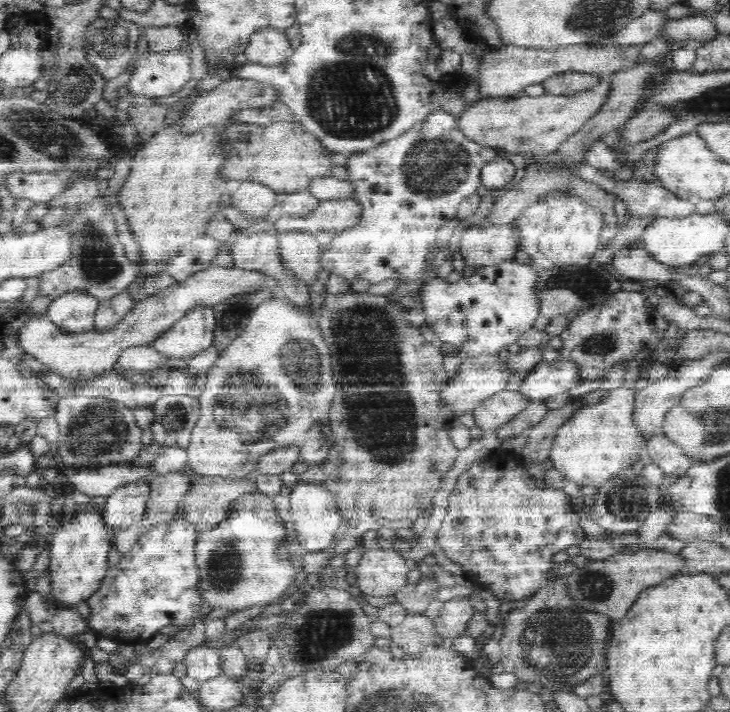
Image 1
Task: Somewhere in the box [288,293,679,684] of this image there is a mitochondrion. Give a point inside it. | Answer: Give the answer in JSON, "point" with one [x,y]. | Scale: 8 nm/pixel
{"point":[367,346]}

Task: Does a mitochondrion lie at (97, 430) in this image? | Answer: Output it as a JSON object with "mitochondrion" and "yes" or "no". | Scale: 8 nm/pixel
{"mitochondrion":"yes"}

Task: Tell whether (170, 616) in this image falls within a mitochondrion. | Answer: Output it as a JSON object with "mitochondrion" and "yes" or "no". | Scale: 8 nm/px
{"mitochondrion":"no"}

